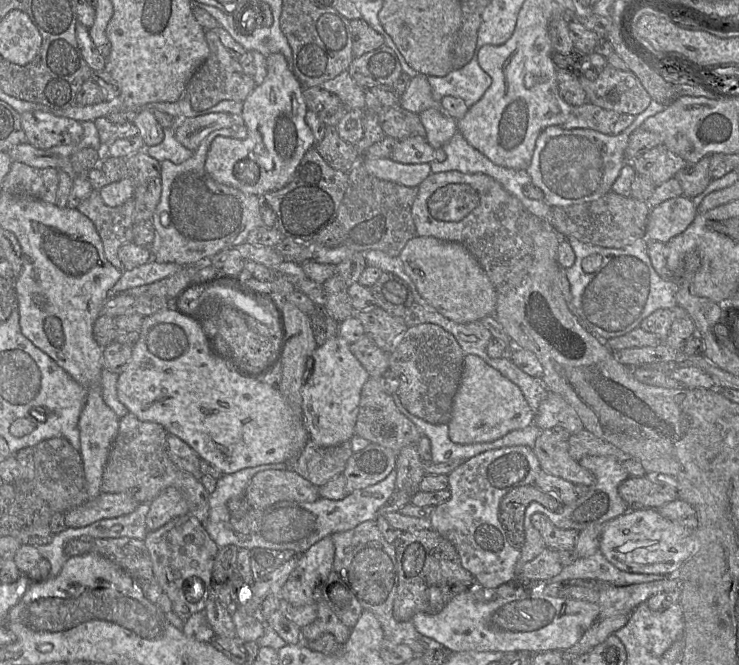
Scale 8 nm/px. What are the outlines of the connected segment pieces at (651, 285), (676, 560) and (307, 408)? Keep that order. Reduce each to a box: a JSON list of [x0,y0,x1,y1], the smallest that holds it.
[[563,237,678,340],[599,509,697,574],[301,335,370,447]]

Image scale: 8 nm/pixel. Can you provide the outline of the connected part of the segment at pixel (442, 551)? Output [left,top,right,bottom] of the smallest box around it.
[393,529,477,621]

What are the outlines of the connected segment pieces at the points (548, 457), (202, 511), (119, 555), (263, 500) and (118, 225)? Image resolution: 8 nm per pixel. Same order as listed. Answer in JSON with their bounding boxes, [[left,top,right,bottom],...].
[[533,429,595,487],[101,412,209,525],[64,536,163,604],[227,468,320,518],[76,190,135,271]]

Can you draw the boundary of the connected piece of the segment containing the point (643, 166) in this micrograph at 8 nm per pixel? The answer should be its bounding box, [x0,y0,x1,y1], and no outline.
[631,145,688,186]

